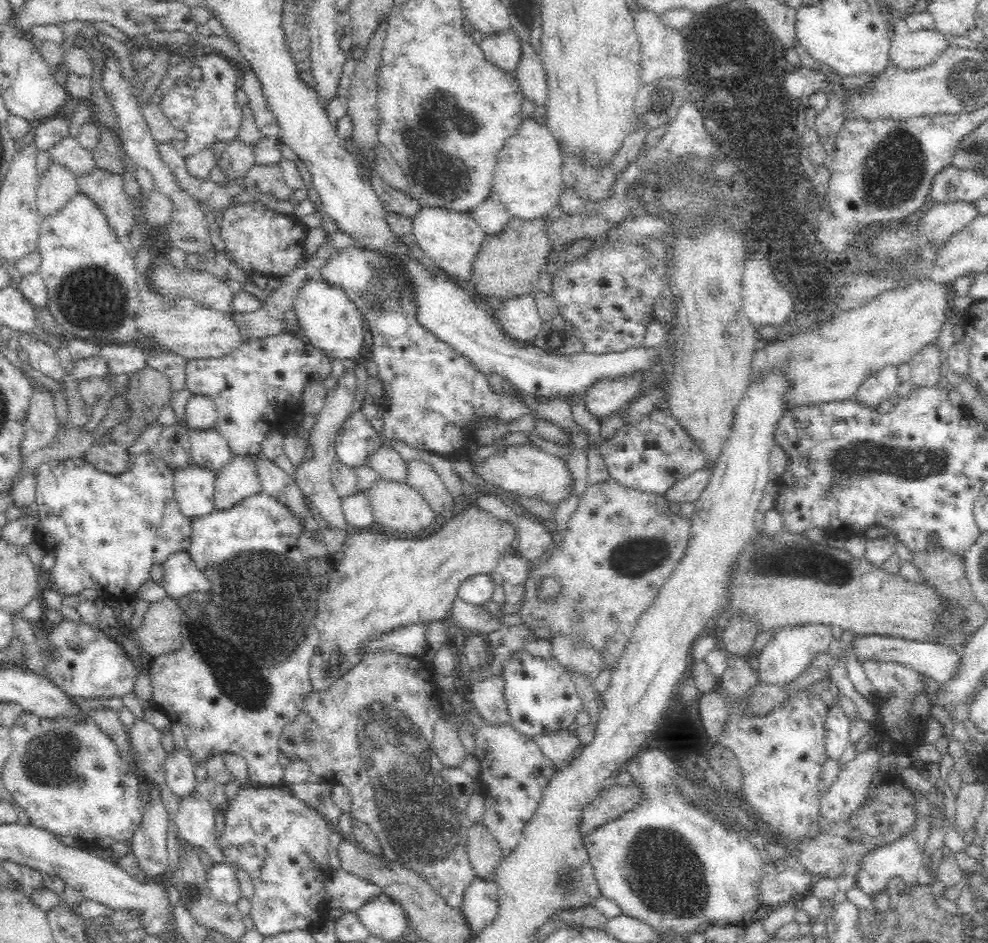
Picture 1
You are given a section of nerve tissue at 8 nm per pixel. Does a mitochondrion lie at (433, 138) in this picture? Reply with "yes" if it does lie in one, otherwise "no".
yes

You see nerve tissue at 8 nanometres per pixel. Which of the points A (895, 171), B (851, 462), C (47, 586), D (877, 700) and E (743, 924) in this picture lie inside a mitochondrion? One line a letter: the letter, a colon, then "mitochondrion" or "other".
A: mitochondrion
B: mitochondrion
C: other
D: other
E: other

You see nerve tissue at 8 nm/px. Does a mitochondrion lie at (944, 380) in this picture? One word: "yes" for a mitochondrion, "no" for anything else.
no

